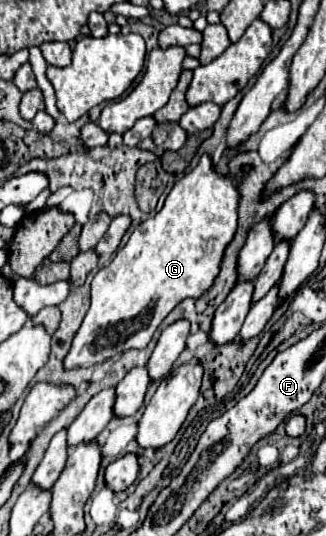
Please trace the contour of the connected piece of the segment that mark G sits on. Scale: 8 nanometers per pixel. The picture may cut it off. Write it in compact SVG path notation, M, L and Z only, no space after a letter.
M202 155L200 163L172 187L164 201L164 207L154 217L142 221L130 235L128 243L122 249L118 249L112 263L94 275L90 283L92 303L72 341L72 349L64 359L66 369L92 367L94 363L102 363L104 359L114 357L126 347L144 349L150 343L158 325L180 301L188 297L198 299L212 287L216 275L220 273L224 251L228 243L234 239L238 227L238 183L240 179L234 175L216 173L212 159L208 155Z

